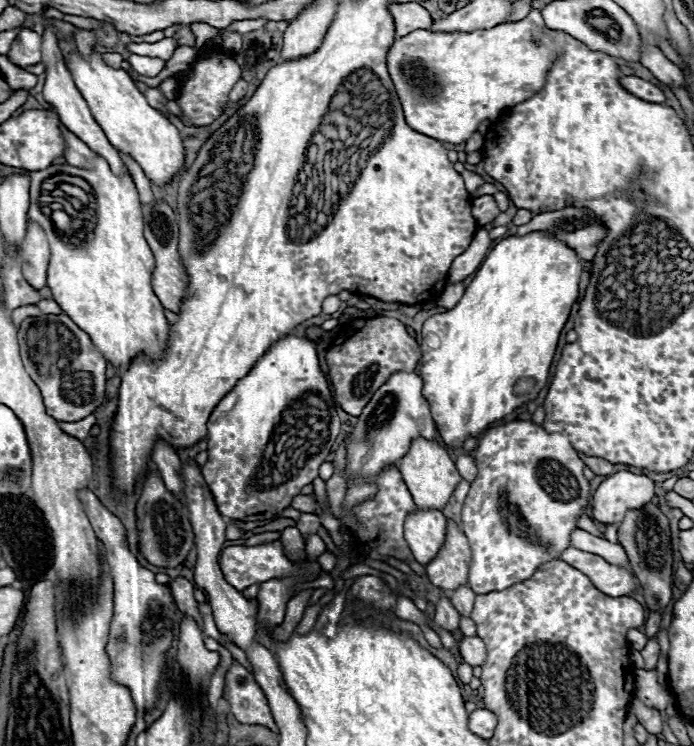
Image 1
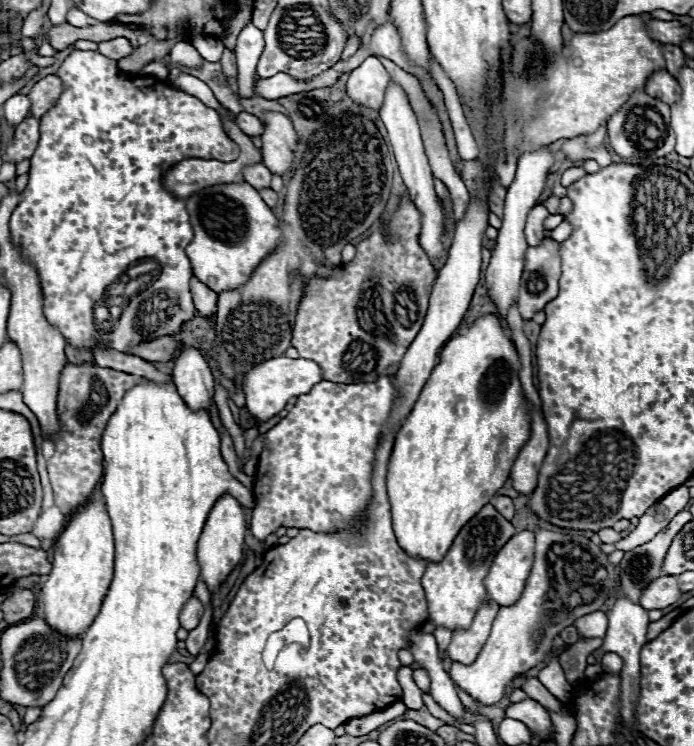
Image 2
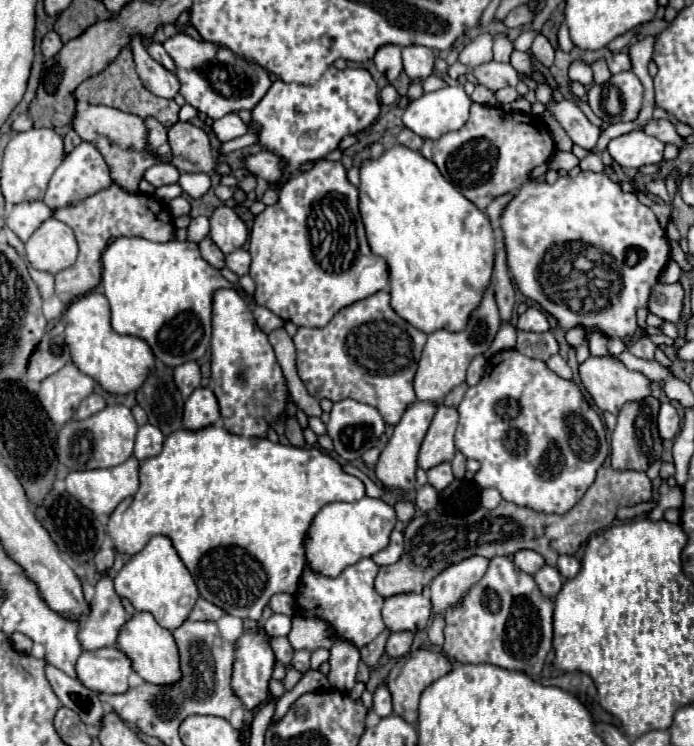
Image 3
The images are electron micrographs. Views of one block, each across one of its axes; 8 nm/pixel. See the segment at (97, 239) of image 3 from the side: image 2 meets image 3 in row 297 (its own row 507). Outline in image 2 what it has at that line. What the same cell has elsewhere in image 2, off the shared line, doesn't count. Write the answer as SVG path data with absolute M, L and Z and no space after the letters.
M66 364L60 376L60 392L58 392L58 416L62 422L62 430L52 436L56 446L54 456L48 460L48 474L54 490L54 504L62 510L64 516L76 512L76 508L84 506L94 488L102 478L102 450L100 440L110 416L116 412L124 392L144 378L118 372L112 368L100 366L72 366Z

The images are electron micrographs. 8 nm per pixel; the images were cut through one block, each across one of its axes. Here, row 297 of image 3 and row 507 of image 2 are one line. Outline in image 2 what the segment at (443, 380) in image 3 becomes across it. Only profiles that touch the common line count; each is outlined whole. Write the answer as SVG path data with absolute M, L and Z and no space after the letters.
M486 504L456 536L454 544L450 546L448 554L442 562L430 562L426 574L422 578L422 586L426 592L428 602L428 620L436 628L446 630L460 630L470 628L478 608L486 602L486 588L484 578L488 576L488 568L496 558L496 552L516 534L510 520L500 516L492 504Z

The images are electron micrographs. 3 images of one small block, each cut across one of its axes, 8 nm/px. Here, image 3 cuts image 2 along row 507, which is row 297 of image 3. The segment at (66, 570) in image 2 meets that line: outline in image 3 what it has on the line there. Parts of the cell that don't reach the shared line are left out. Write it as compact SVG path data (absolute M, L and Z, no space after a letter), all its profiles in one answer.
M88 292L86 296L74 300L64 314L66 330L64 338L70 348L74 364L80 372L92 376L104 392L108 394L132 394L136 392L148 374L154 370L156 358L152 348L138 336L122 336L110 326L108 300L102 292Z

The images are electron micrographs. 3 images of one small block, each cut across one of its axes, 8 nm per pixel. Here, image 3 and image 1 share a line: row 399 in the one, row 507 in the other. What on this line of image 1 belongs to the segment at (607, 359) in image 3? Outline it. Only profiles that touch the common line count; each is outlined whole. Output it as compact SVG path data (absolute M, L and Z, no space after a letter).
M620 470L608 476L592 496L592 518L604 526L618 526L626 512L640 510L654 498L654 482L644 474Z

